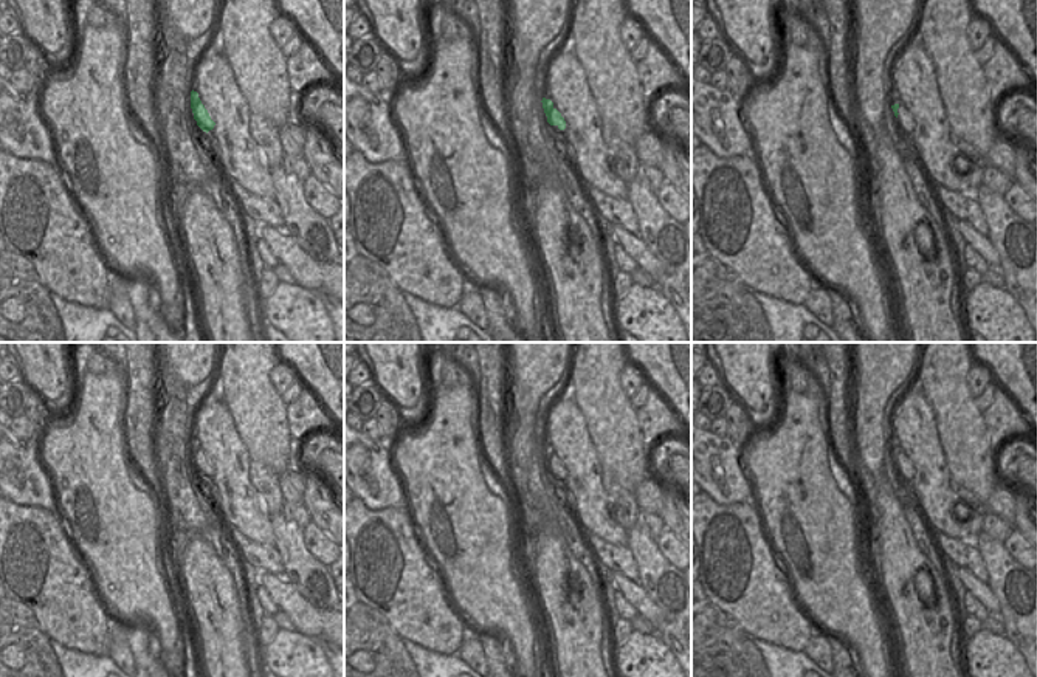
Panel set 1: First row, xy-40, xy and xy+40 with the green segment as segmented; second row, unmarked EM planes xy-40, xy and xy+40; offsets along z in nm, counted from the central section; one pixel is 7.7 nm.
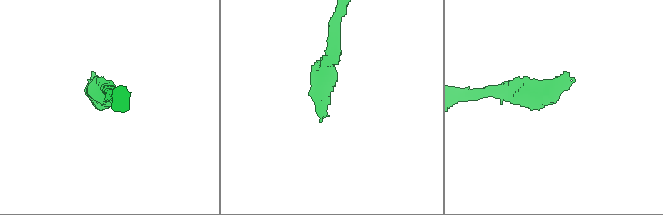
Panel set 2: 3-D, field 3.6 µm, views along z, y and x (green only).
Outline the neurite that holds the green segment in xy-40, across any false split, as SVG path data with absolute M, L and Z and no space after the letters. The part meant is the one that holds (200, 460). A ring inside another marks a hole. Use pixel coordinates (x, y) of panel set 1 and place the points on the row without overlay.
M191 438L191 455L194 460L194 466L197 468L197 473L203 477L203 479L209 479L214 476L215 469L211 466L208 457L205 455L205 452L202 451L198 440L197 438Z

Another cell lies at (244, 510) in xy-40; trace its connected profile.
M206 397L194 415L192 437L215 469L208 482L228 527L260 545L274 547L271 514L248 479L251 459L222 398Z

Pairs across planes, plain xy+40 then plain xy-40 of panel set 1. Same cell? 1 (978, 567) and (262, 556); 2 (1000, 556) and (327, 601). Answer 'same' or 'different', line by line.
1: same
2: same

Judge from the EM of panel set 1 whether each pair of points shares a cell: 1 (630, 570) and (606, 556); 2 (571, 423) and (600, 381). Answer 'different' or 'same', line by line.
1: same
2: different

